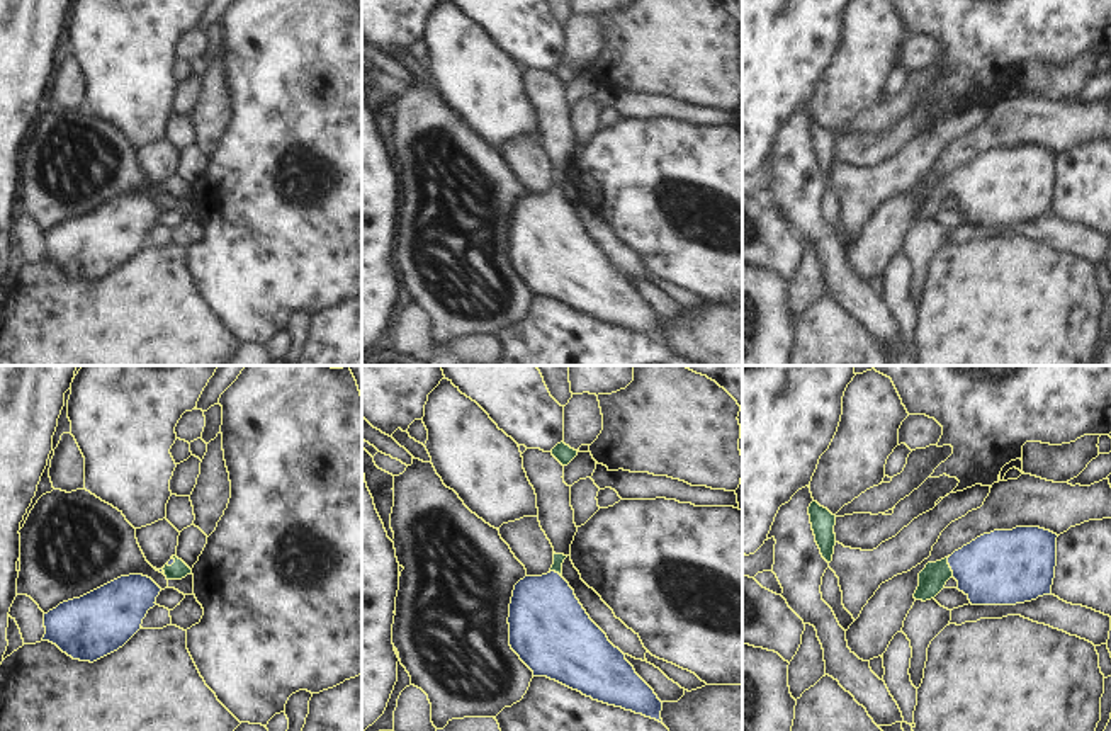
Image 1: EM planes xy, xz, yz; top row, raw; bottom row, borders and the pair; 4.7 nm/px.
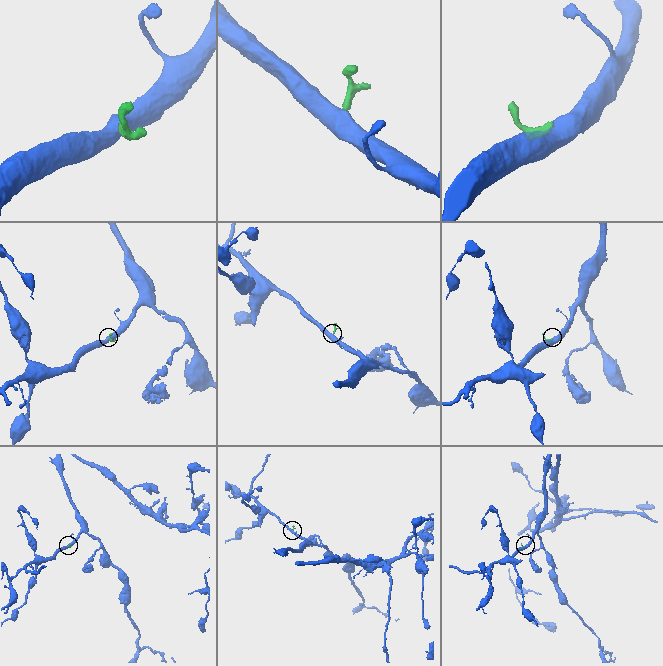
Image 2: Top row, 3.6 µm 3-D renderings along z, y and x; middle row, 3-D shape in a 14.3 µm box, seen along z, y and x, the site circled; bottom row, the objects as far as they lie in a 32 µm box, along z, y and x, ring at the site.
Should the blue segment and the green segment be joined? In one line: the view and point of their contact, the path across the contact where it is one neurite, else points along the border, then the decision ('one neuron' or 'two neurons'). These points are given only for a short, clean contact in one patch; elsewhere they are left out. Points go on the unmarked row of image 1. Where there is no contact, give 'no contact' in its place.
yz (950, 186) | across yz (1001, 187), (950, 186), (933, 198) | one neuron

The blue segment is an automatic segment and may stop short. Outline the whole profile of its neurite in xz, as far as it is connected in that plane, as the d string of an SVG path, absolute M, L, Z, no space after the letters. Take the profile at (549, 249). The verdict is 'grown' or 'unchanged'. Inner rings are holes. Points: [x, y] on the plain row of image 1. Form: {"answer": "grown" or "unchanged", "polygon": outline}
{"answer": "grown", "polygon": "M554 172L554 184L547 194L525 196L515 204L508 236L511 269L533 291L533 296L547 296L593 320L663 342L663 321L635 292L625 274L589 238L574 209L562 197L566 177Z"}

